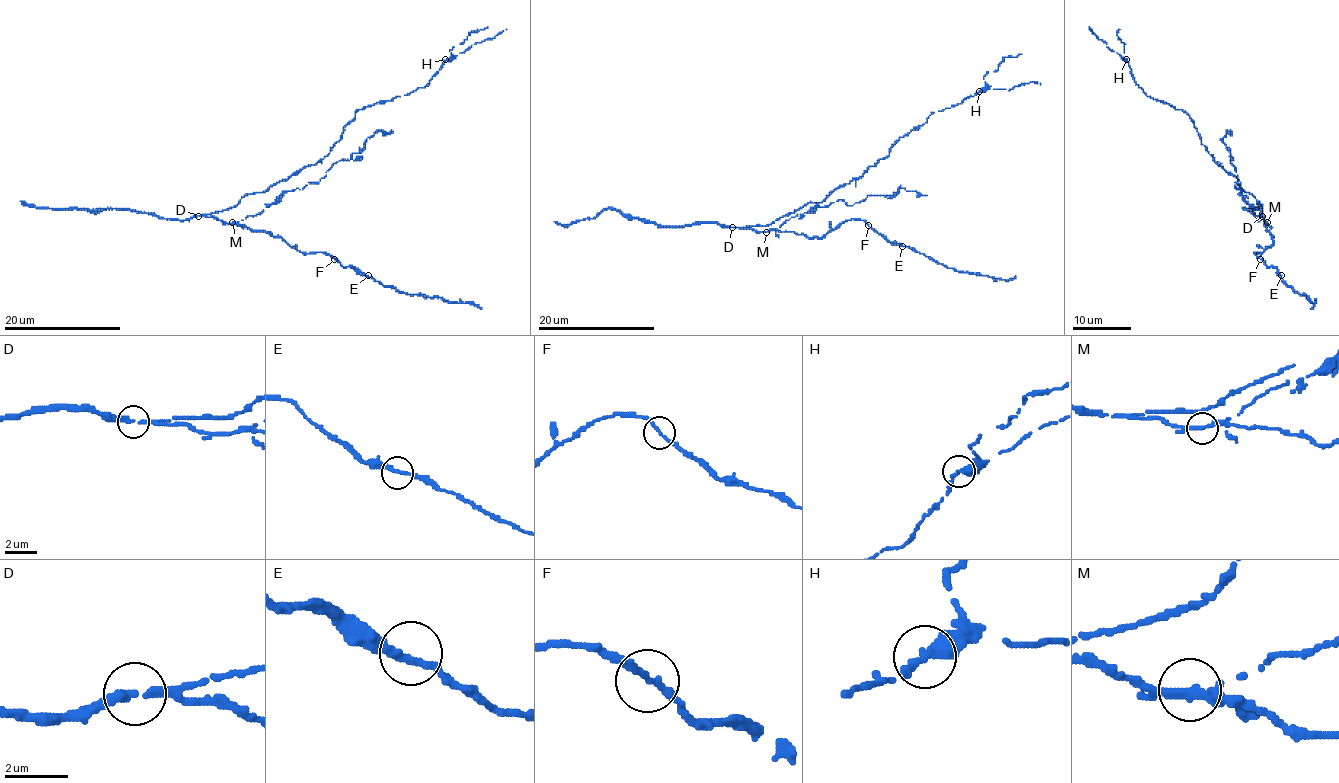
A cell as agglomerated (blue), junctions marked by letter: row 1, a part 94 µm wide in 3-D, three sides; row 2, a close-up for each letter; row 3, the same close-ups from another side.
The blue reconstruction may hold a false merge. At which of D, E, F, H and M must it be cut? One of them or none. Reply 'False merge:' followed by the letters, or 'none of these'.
False merge: M

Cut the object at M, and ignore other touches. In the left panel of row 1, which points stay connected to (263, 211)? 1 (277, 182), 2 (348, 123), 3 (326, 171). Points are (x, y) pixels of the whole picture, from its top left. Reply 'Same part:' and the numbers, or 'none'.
Same part: 3

